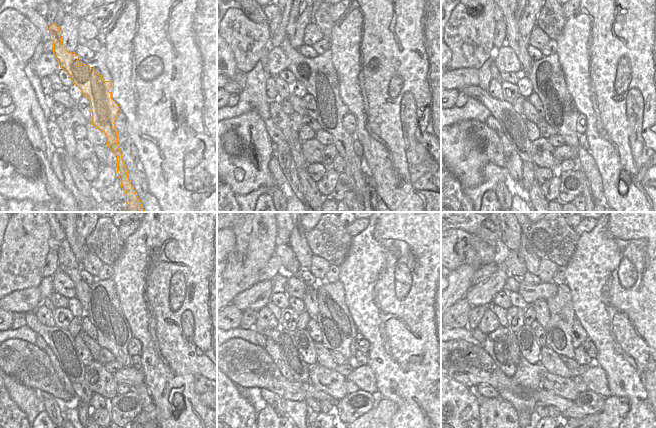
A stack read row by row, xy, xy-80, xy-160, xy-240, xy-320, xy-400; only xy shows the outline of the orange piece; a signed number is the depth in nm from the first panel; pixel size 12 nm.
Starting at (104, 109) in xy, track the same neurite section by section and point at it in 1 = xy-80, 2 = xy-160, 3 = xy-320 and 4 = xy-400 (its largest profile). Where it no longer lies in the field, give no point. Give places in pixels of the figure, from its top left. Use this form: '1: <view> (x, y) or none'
1: xy-80 (330, 113)
2: xy-160 (564, 123)
3: xy-320 (326, 343)
4: xy-400 (550, 344)

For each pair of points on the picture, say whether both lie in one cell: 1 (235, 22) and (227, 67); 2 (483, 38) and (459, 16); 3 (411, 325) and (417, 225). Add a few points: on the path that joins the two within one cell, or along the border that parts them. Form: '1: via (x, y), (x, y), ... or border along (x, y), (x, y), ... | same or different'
1: border along (227, 43), (233, 54), (235, 66), (239, 71) | different
2: via (477, 33), (465, 21) | same
3: via (413, 300), (416, 289), (421, 281), (421, 250) | same

